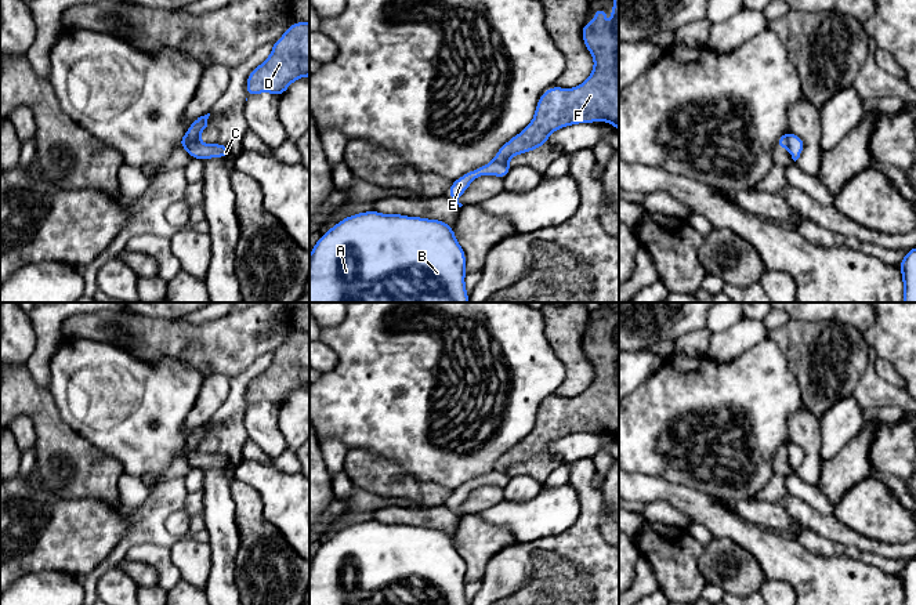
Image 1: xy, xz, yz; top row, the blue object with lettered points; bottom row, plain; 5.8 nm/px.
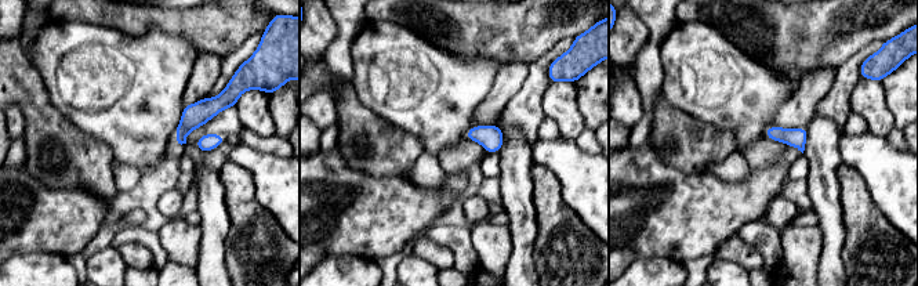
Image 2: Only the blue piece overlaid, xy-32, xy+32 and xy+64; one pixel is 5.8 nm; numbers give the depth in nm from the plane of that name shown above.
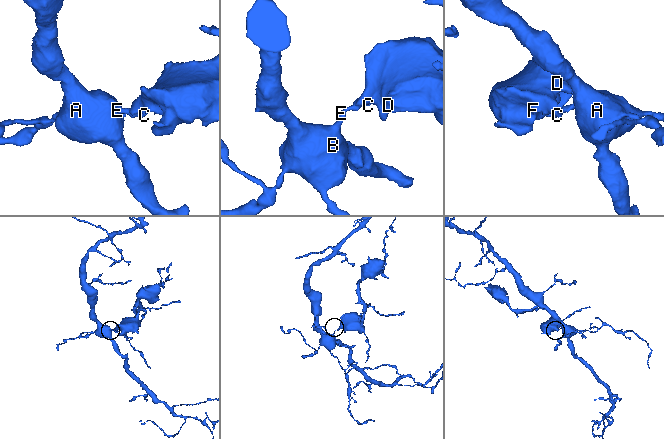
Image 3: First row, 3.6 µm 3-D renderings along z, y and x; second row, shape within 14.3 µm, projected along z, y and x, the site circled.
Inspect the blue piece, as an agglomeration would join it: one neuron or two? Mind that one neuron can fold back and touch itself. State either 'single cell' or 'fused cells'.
fused cells

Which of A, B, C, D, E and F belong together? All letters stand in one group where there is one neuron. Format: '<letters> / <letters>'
A B C E / D F

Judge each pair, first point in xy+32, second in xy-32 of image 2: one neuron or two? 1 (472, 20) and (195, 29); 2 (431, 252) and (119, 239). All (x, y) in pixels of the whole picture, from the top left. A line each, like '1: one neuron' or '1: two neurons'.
1: one neuron
2: two neurons

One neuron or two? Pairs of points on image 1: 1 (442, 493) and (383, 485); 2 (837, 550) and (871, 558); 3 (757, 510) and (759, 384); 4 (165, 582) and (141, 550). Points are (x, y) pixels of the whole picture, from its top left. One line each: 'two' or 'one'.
1: one
2: one
3: two
4: one

